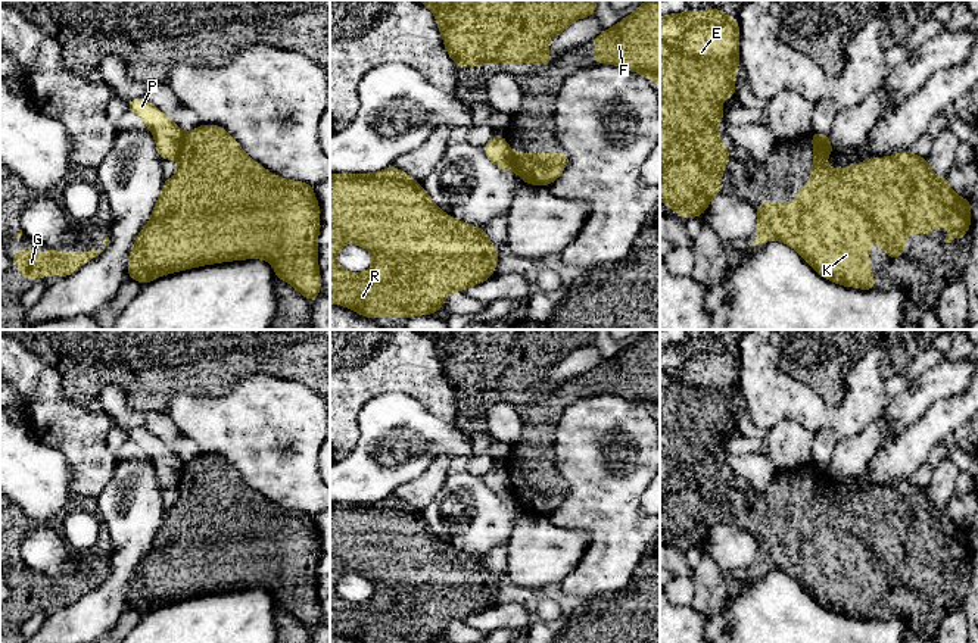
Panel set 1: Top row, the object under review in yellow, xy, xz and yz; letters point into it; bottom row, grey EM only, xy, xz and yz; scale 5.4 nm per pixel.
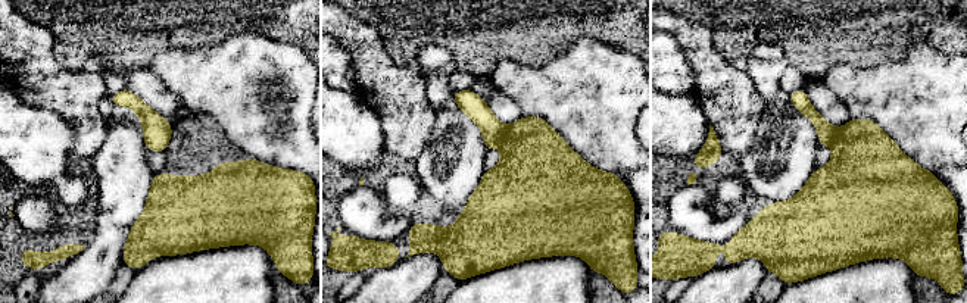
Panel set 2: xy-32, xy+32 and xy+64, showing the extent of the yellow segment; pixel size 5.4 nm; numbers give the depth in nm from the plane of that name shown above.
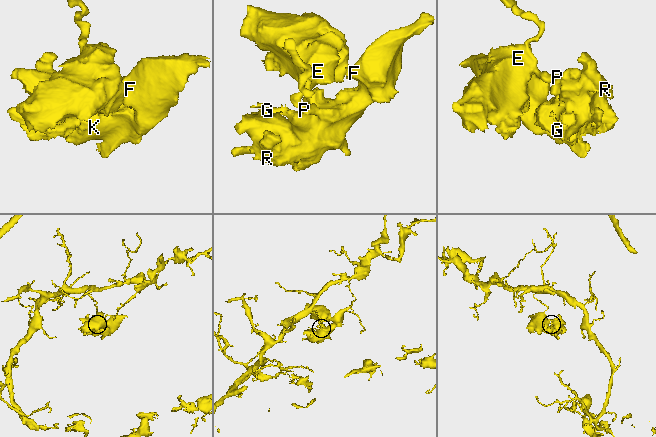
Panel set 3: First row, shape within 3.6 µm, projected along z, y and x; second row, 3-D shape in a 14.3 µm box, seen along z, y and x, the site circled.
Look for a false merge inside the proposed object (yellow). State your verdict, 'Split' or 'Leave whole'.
Split

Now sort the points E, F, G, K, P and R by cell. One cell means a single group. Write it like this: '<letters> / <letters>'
E F G K R / P

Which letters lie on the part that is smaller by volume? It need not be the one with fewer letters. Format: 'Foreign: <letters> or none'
Foreign: E, F, G, K, R

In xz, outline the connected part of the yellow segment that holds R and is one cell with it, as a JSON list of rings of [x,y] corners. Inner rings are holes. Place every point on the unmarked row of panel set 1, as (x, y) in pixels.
[[[390,494],[377,503],[330,503],[330,633],[340,633],[358,643],[435,643],[440,639],[445,628],[455,621],[465,621],[470,615],[492,608],[496,597],[498,578],[488,569],[485,558],[476,558],[443,543],[420,514],[408,503]],[[346,572],[356,572],[370,580],[374,593],[364,603],[348,602],[339,596],[336,586]]]

